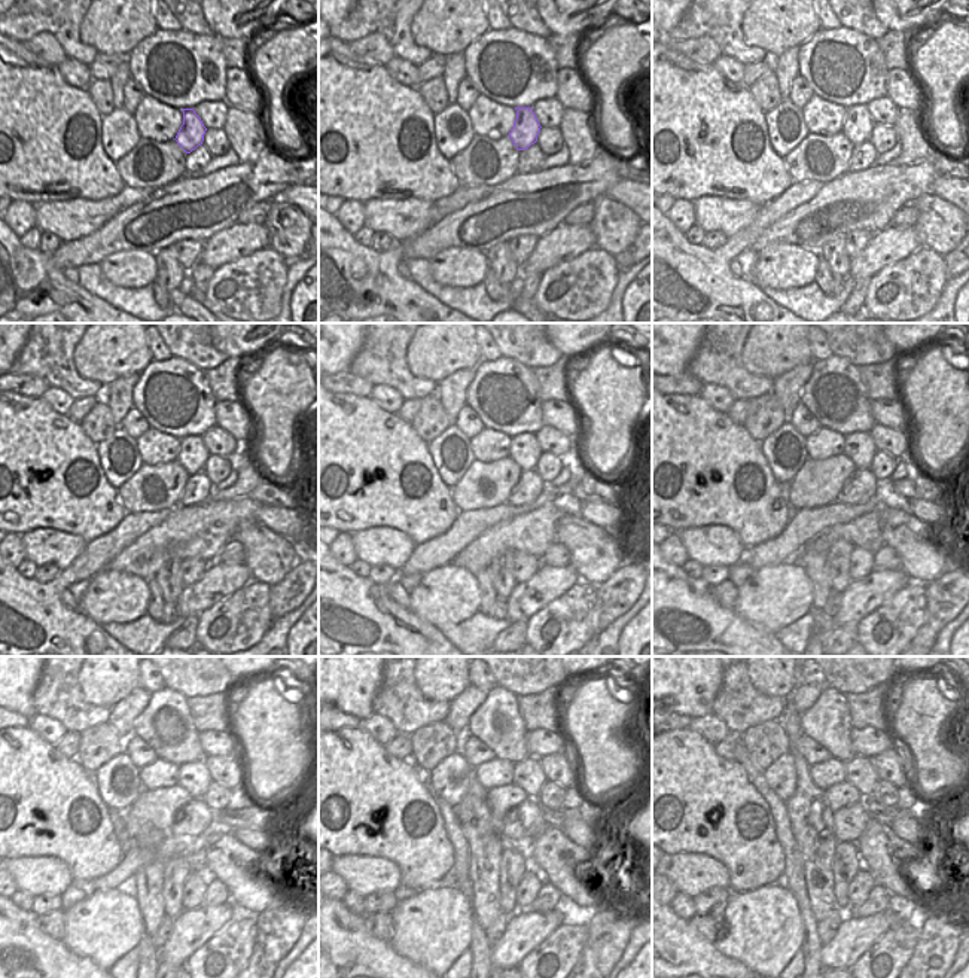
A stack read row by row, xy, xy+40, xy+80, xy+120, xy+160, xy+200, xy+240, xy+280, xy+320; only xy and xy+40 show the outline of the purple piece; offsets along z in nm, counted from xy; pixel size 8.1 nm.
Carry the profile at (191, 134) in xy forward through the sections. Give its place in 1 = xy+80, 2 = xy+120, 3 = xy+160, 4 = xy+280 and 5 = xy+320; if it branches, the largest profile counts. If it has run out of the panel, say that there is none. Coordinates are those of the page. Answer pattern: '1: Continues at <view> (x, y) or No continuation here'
1: Continues at xy+80 (858, 125)
2: Continues at xy+120 (192, 456)
3: Continues at xy+160 (526, 451)
4: Continues at xy+280 (527, 774)
5: Continues at xy+320 (861, 773).

